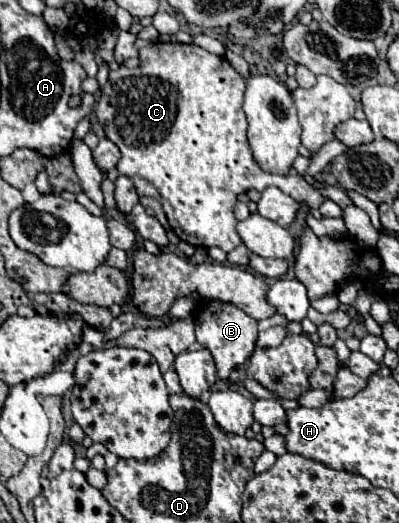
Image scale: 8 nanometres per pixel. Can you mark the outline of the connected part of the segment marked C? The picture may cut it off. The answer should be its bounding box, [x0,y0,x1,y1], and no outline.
[96,42,290,252]

